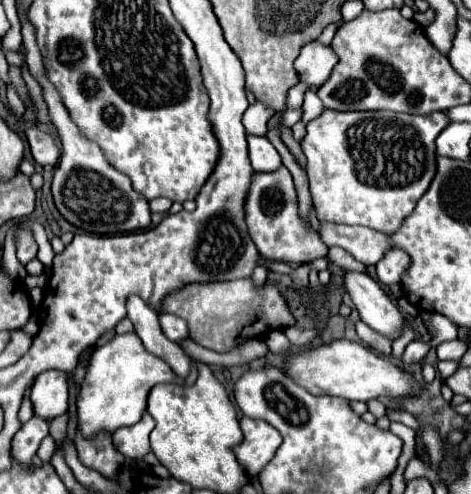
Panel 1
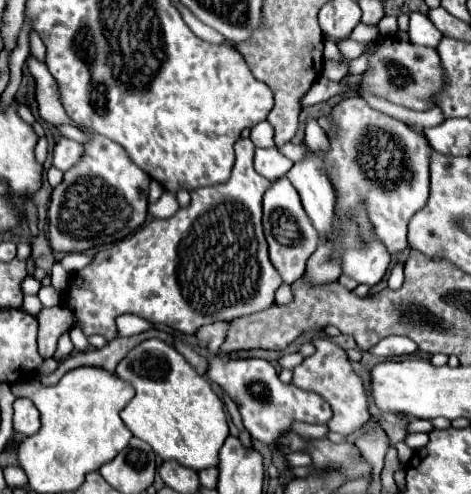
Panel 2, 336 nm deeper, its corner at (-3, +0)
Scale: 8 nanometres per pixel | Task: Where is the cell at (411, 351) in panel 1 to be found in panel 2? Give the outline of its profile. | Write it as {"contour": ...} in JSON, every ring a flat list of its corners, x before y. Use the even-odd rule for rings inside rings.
{"contour":[[385,337,381,339,373,349,369,349,371,355,381,357,381,359,391,359,391,357,401,357,401,355,411,355,417,351,417,345,409,337]]}

